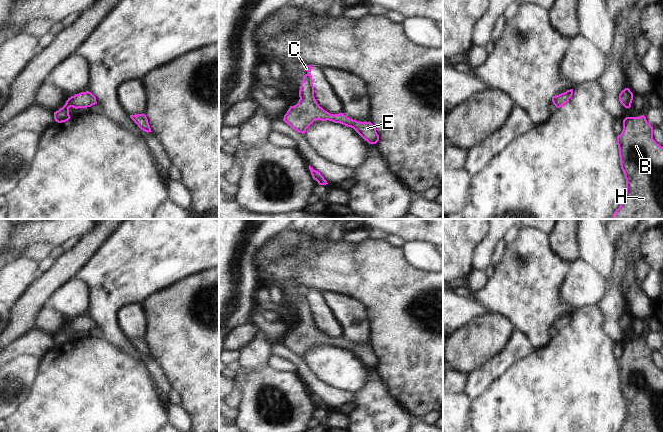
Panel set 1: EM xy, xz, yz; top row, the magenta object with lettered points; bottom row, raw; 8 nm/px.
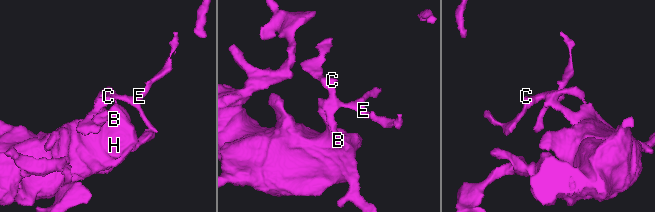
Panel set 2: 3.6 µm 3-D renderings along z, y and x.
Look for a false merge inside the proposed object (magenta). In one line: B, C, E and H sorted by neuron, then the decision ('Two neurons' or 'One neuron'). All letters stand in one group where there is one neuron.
Groups: B C E H. One neuron

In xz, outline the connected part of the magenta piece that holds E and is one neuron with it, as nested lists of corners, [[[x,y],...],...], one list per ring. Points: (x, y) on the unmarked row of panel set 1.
[[[305,288],[304,294],[308,297],[303,300],[299,314],[299,325],[290,330],[284,339],[283,345],[298,357],[305,358],[306,353],[315,345],[332,345],[353,352],[369,368],[376,368],[379,359],[371,346],[359,346],[348,342],[344,337],[330,338],[316,326],[314,310],[311,300],[312,290]]]

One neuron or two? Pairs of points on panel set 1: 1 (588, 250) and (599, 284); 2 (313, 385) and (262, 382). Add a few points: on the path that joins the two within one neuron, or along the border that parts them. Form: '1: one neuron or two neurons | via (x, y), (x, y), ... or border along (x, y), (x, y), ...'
1: two neurons | border along (615, 257), (607, 275), (581, 259)
2: two neurons | border along (296, 371), (308, 389)

